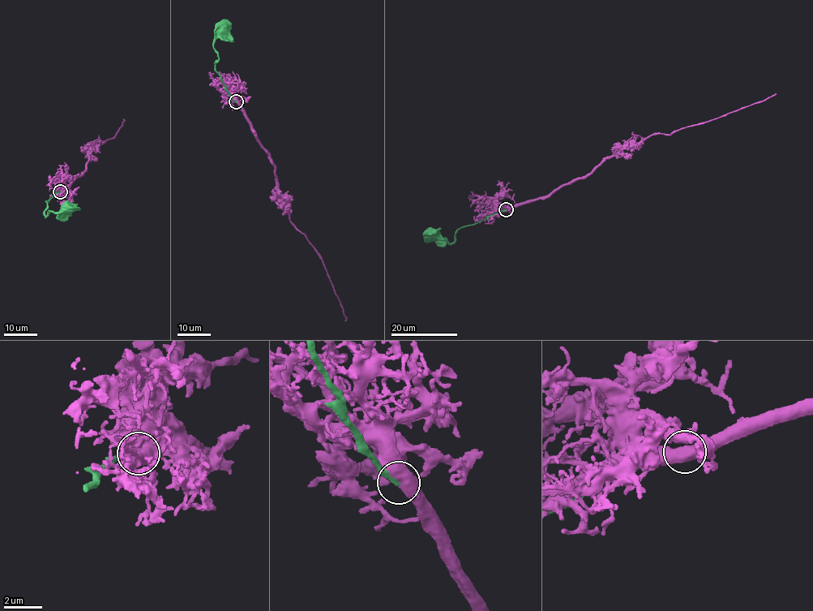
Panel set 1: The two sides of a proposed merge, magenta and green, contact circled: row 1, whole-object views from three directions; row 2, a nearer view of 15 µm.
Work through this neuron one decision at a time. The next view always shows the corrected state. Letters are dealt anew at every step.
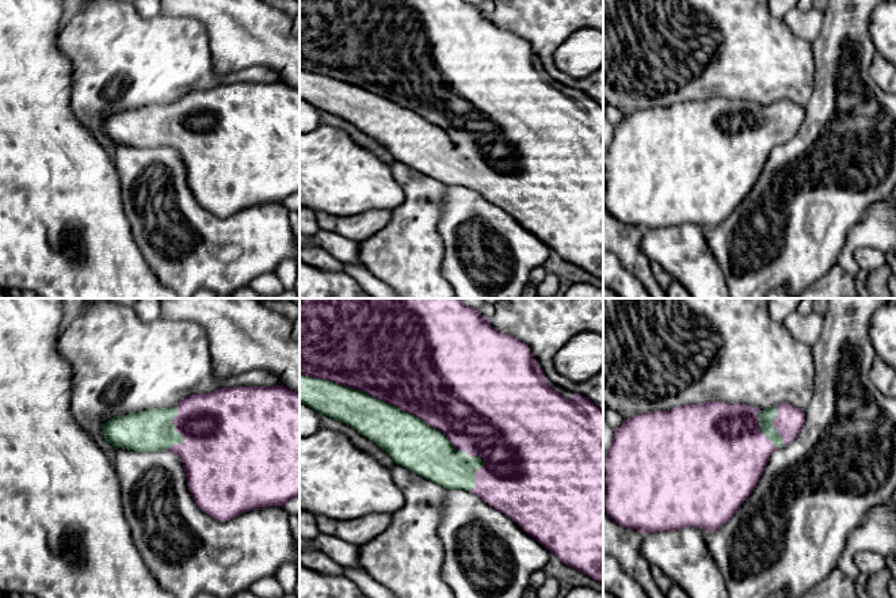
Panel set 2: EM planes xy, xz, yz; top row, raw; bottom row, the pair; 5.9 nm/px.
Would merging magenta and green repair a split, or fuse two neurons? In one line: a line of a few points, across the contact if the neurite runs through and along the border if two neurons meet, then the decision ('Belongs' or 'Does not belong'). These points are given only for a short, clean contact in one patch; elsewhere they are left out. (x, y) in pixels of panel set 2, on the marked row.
Belongs

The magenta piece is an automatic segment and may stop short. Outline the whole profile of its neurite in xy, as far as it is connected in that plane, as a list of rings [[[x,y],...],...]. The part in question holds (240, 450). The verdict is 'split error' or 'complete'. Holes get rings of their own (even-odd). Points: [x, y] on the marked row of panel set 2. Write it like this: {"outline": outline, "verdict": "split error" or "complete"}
{"outline": [[[233,386],[221,388],[210,393],[191,395],[178,405],[169,408],[150,408],[142,412],[118,415],[102,424],[104,441],[115,449],[127,449],[134,452],[169,450],[175,453],[184,468],[188,491],[195,504],[207,515],[217,521],[226,522],[243,513],[267,506],[283,506],[289,499],[300,495],[300,395],[286,386]]], "verdict": "split error"}

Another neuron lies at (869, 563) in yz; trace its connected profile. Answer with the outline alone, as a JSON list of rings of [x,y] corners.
[[[870,551],[857,552],[854,555],[854,561],[858,567],[858,571],[866,574],[868,576],[887,567],[885,559]]]

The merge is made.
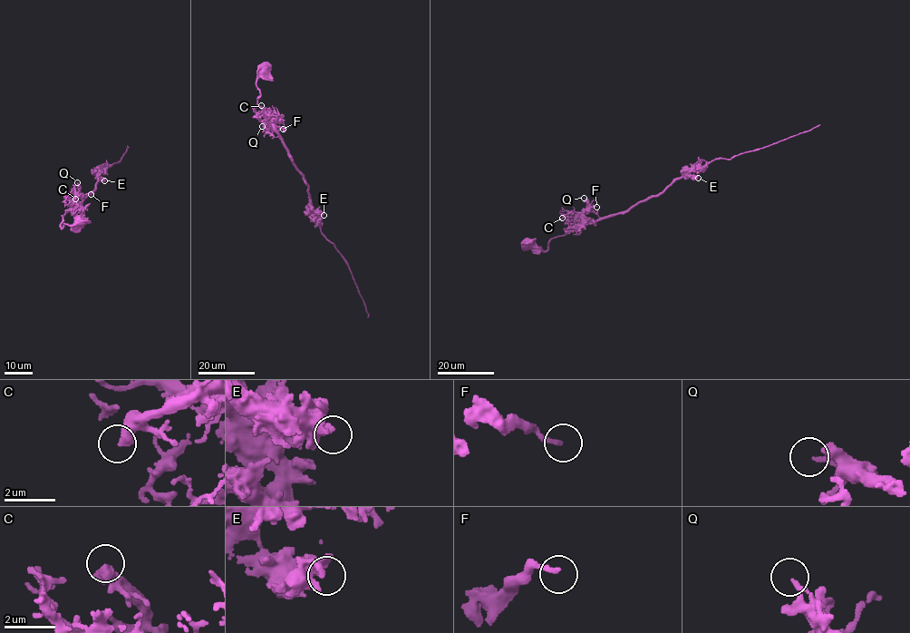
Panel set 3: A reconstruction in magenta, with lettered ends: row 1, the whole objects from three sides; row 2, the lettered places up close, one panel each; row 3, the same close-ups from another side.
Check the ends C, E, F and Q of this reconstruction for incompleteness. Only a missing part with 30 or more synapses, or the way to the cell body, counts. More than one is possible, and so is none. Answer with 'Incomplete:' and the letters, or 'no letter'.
Incomplete: no letter

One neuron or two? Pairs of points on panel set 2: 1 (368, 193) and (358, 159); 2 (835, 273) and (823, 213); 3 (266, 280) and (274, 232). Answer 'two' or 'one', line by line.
1: one
2: two
3: two

